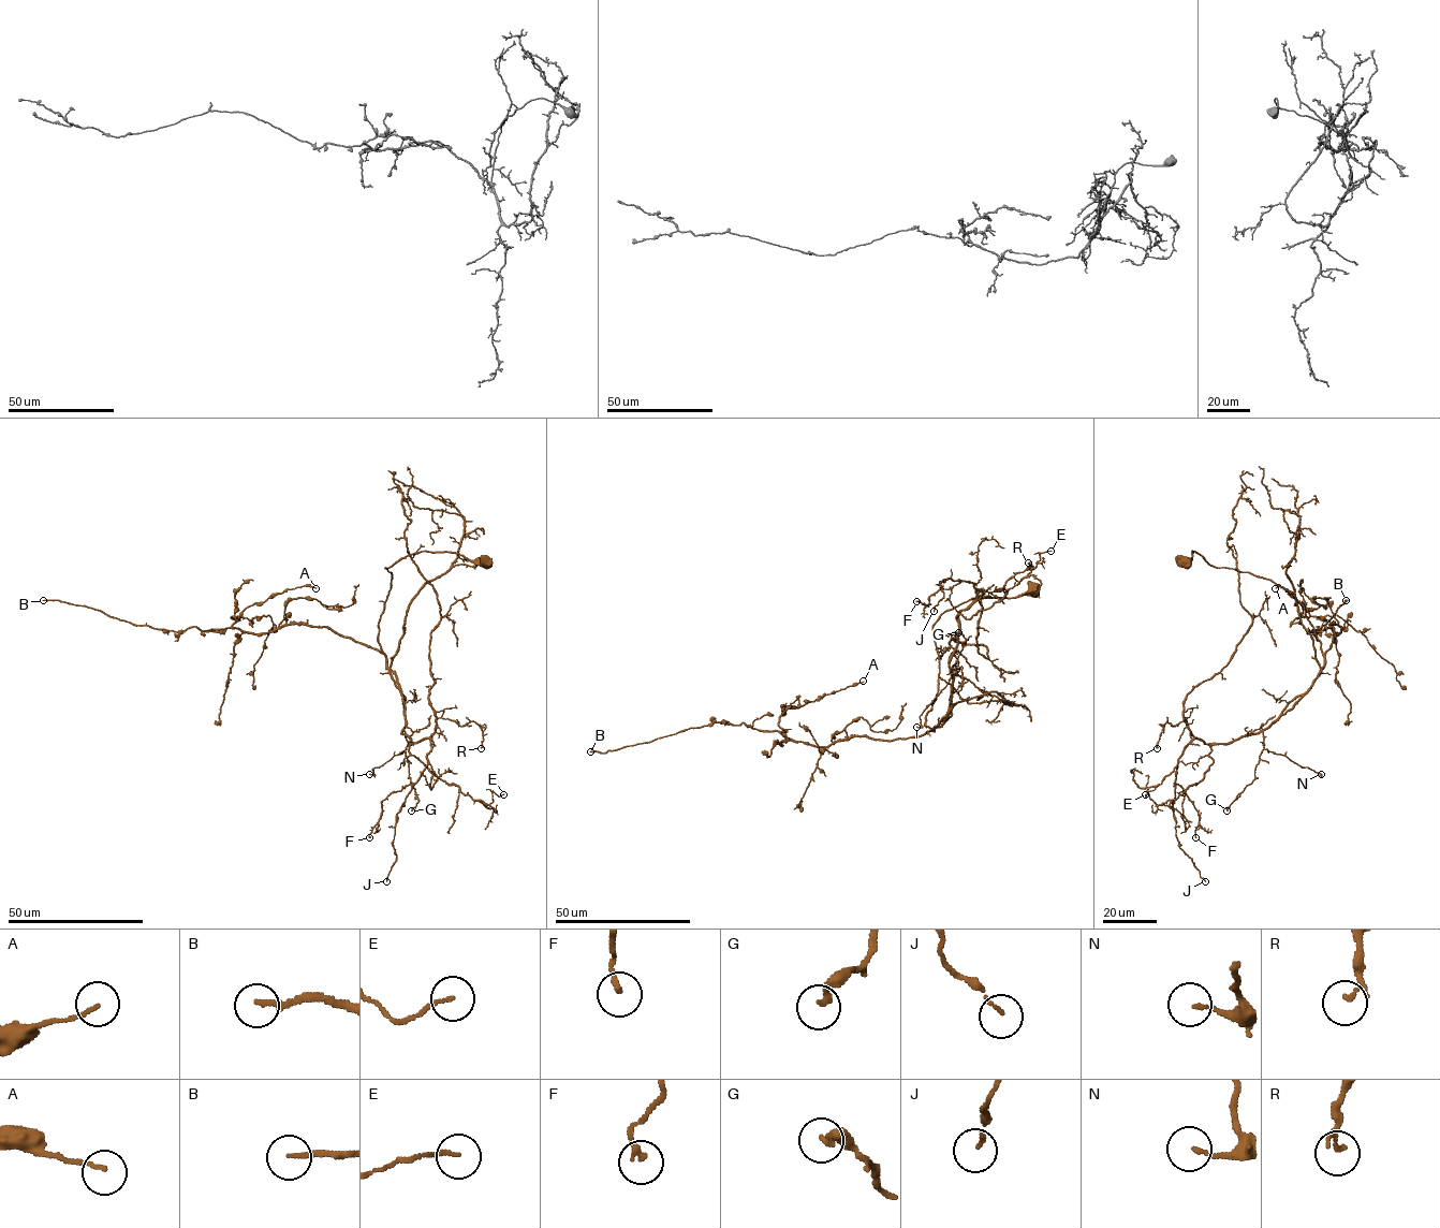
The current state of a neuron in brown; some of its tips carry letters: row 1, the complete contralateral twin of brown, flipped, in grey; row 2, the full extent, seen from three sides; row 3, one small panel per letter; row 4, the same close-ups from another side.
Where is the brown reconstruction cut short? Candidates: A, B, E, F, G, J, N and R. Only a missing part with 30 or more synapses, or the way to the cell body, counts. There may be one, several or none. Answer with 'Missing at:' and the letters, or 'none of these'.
Missing at: B

